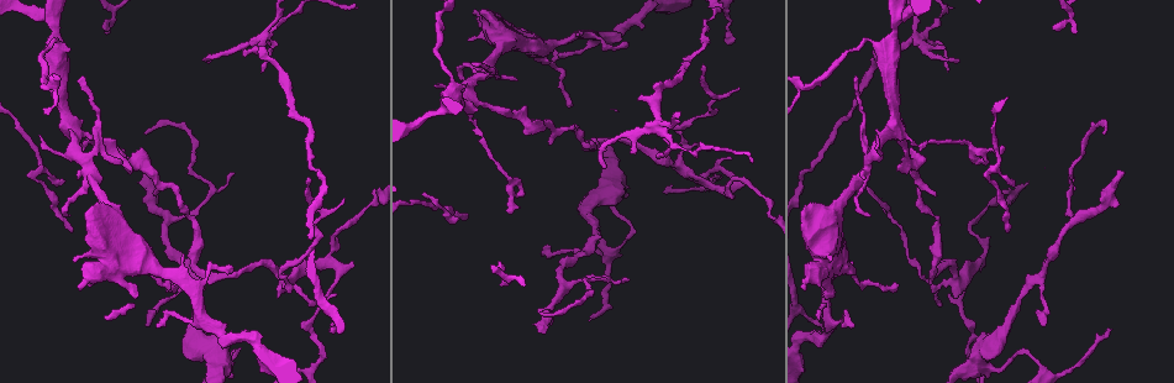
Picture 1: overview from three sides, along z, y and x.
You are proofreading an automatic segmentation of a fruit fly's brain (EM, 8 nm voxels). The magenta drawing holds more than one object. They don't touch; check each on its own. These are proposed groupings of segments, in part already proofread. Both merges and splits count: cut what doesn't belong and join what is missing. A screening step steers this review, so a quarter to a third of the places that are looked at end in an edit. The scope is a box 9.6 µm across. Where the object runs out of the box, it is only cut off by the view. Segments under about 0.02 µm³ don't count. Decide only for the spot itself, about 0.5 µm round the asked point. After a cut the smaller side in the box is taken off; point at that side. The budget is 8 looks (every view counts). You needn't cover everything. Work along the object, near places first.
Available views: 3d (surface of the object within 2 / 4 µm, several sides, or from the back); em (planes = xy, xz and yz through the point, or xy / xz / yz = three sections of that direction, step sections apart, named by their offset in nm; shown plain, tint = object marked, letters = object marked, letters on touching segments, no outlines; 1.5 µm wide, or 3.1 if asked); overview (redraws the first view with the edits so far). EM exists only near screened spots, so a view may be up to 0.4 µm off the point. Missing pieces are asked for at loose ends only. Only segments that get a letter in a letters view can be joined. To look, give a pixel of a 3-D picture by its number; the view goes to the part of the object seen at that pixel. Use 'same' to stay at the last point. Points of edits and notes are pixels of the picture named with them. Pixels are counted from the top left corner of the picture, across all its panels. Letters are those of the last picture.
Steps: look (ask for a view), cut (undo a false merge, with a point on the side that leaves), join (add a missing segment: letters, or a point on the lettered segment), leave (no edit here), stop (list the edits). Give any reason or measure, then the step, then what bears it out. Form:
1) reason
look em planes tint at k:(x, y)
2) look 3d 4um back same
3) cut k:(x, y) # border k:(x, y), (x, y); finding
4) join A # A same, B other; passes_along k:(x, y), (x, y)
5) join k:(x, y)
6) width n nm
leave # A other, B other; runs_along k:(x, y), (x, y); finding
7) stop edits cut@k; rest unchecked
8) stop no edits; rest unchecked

an open end
look 3d 4um at 1:(70, 231)

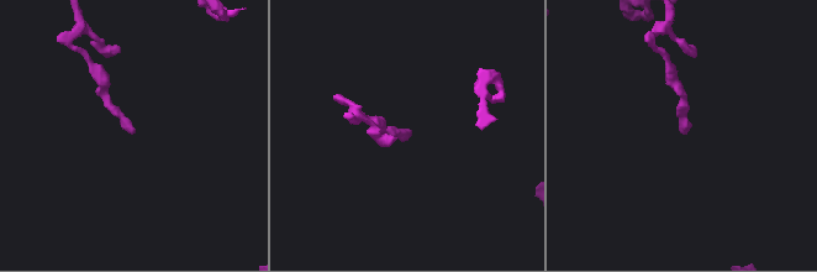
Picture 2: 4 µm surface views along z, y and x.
shape alone is not enough
look em yz step 4 letters at 2:(407, 135)

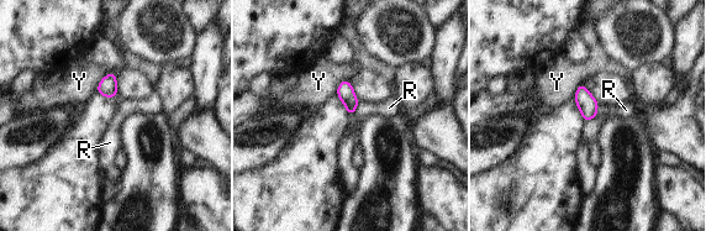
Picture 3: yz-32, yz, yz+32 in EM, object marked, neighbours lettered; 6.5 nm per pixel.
look em planes letters same

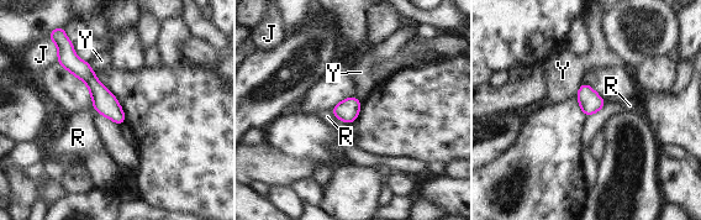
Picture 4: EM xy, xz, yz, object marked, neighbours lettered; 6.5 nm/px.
leave # J other, R other, Y other; border 4:(583, 83), (575, 95); none of them fits

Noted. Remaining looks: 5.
free end
look 3d 2um at 1:(464, 78)

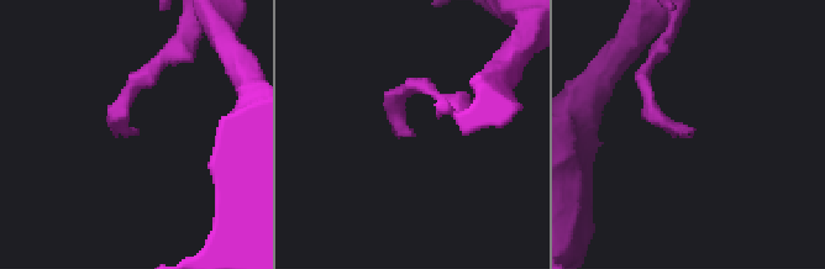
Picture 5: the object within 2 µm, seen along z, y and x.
need the tissue
look em planes letters at 5:(691, 130)

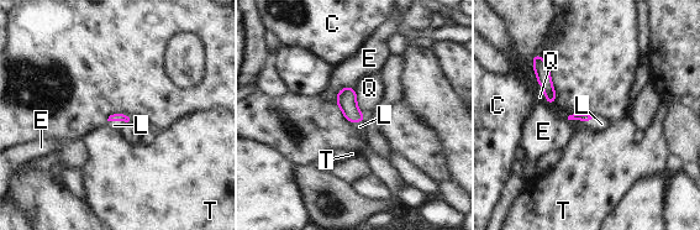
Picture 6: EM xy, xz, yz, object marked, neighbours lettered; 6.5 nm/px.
join L # C other, E other, L same, Q other, T other; passes_along 6:(116, 116), (116, 120), (114, 125); the cell continues

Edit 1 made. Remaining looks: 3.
redraw
look overview

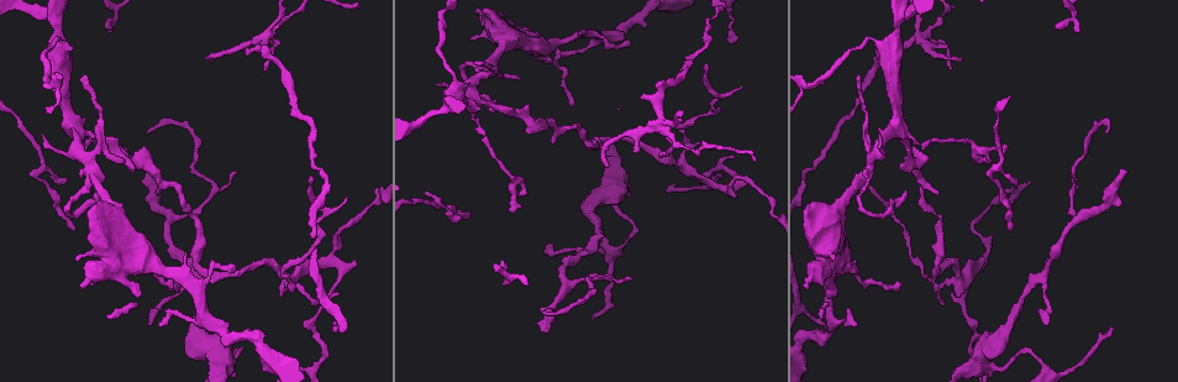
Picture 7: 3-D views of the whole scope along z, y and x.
tapers out
look em xz step 4 letters at 7:(628, 44)

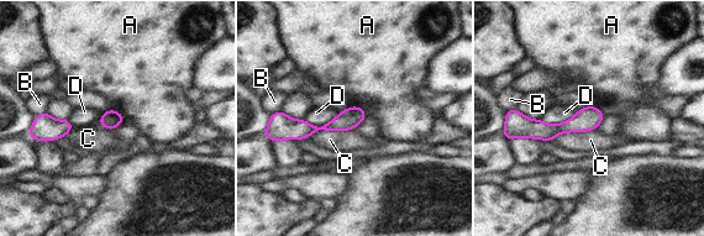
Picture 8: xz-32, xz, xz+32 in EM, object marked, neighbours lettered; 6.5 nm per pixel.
leave # A other, B other, C other, D other; border 8:(352, 129), (318, 130), (306, 137); no lettered segment goes on from it

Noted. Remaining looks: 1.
stop edits join@6; rest unchecked

